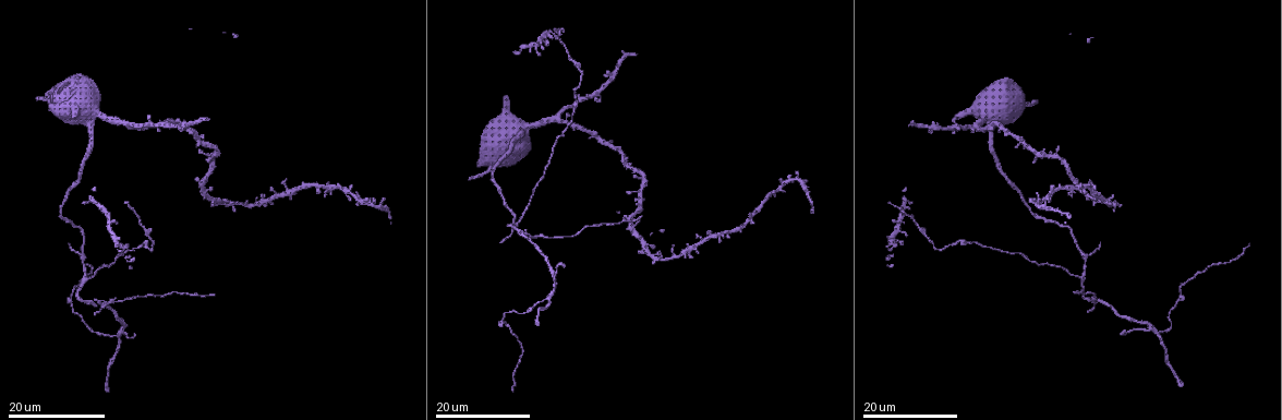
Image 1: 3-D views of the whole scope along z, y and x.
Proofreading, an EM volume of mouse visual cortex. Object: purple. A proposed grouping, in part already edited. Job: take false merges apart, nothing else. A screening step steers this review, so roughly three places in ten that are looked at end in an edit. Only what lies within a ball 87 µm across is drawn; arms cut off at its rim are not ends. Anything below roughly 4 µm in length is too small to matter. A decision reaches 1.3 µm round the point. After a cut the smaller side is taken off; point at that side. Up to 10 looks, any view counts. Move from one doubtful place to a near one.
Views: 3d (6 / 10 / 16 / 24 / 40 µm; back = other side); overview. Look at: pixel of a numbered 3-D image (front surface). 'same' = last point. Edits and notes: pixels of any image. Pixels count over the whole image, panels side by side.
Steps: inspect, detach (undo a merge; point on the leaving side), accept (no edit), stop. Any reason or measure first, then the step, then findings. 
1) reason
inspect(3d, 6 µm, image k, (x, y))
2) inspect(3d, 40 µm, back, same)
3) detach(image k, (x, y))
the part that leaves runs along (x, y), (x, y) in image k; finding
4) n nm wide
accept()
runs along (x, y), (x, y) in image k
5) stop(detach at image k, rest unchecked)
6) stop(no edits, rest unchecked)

three-way junction
inspect(3d, 24 µm, image 1, (553, 296))

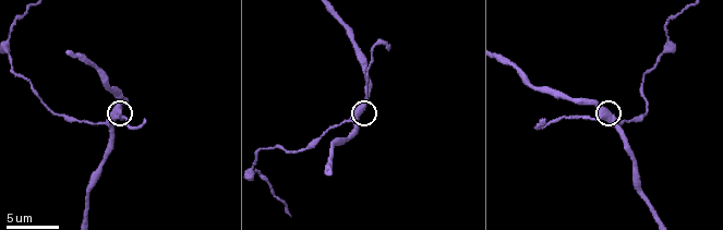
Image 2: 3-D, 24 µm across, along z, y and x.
inspect(3d, 6 µm, image 2, (604, 116))

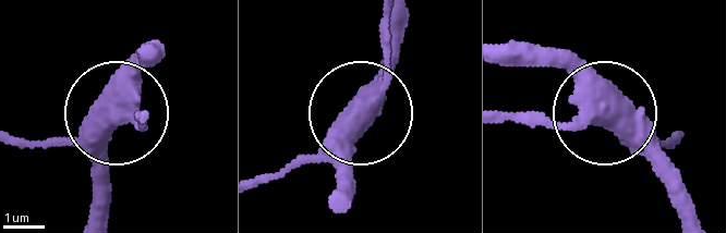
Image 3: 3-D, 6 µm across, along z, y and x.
440 nm wide
detach(image 3, (142, 127))
the part that leaves runs along (378, 92), (389, 12) in image 3; a second cell is stuck on

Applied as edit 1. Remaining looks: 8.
looks like a crossing
inspect(3d, 16 µm, image 1, (85, 280))

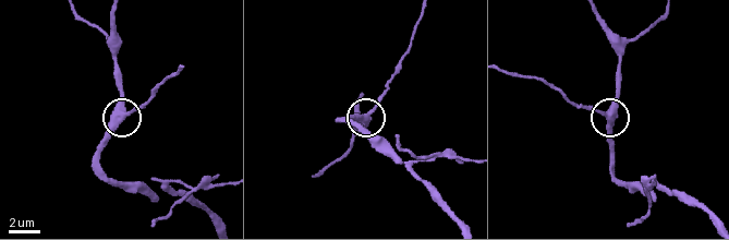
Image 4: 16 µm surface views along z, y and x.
inspect(3d, 10 µm, image 4, (368, 115))

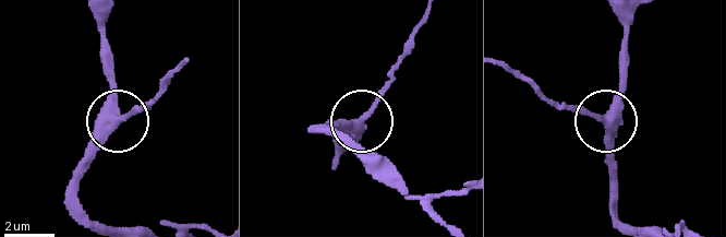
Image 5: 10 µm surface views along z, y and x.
4 arms
accept()
runs along (618, 19), (624, 69), (605, 126), (612, 167) in image 5; one cell here

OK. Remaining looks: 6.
three-way junction
inspect(3d, 24 µm, image 1, (531, 240))

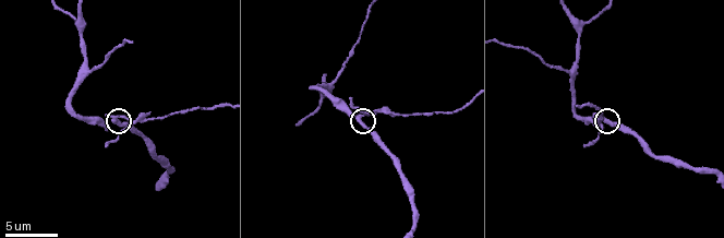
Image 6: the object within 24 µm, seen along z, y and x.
inspect(3d, 10 µm, image 6, (358, 119))

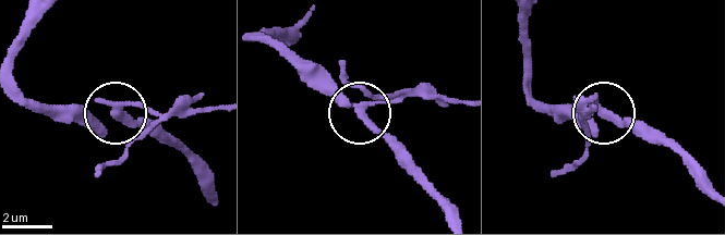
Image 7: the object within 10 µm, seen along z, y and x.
side arm 27 µm
detach(image 7, (132, 136))
the part that leaves runs along (120, 103), (168, 115), (218, 110) in image 7; two cells meet here

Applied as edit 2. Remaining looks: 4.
small branch off a trunk
inspect(3d, 6 µm, image 6, (583, 25))

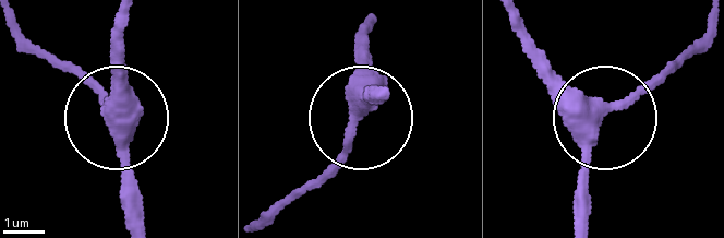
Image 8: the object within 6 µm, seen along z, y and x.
other side
inspect(3d, 6 µm, back, image 8, (358, 111))

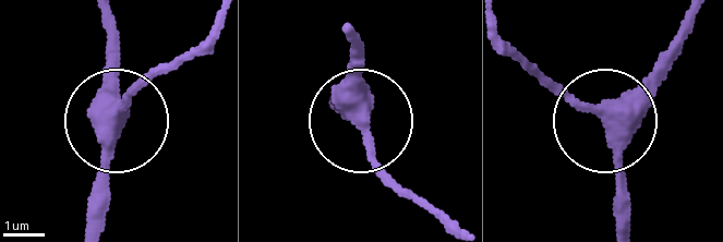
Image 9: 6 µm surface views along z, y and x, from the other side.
accept()
runs along (106, 24), (109, 108), (123, 111), (165, 69) in image 9; continuous, no second cell

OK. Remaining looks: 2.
three-way junction
inspect(3d, 16 µm, image 1, (642, 196))

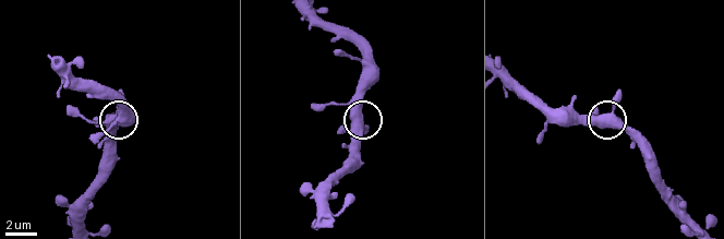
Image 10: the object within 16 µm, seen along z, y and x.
inspect(3d, 10 µm, image 10, (612, 116))

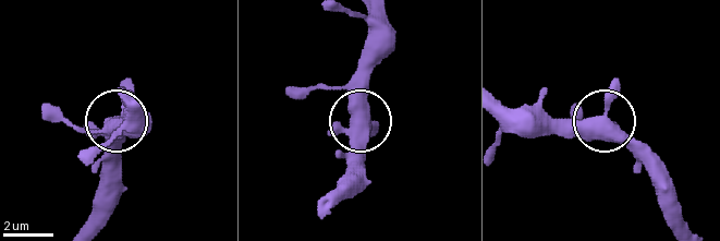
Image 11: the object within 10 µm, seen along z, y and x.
3 arms
accept()
one cell here

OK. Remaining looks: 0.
stop(detach at image 3, detach at image 7, rest unchecked)

